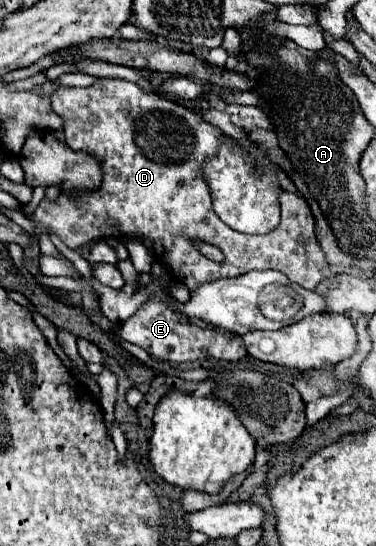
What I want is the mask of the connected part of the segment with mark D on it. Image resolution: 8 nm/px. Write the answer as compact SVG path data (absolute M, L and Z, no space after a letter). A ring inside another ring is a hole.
M99 79L87 89L59 87L55 91L55 97L51 97L51 107L59 117L63 117L65 143L75 151L91 153L103 165L105 177L99 191L83 193L77 199L69 195L59 195L55 203L43 199L33 213L33 221L43 233L55 231L69 249L107 237L145 237L151 241L155 261L171 269L171 273L181 283L185 283L191 293L203 283L225 277L239 277L253 269L281 271L289 277L289 281L301 285L303 289L315 289L321 283L321 269L327 267L327 261L315 237L315 219L311 215L311 209L299 195L291 191L281 191L281 223L267 235L245 235L233 231L215 215L207 181L201 175L201 165L219 149L221 131L215 125L203 121L197 113L183 109L181 105L163 99L157 93L145 93L137 83L129 83L123 79ZM189 239L201 239L205 243L217 245L225 253L225 261L209 261L189 243Z

